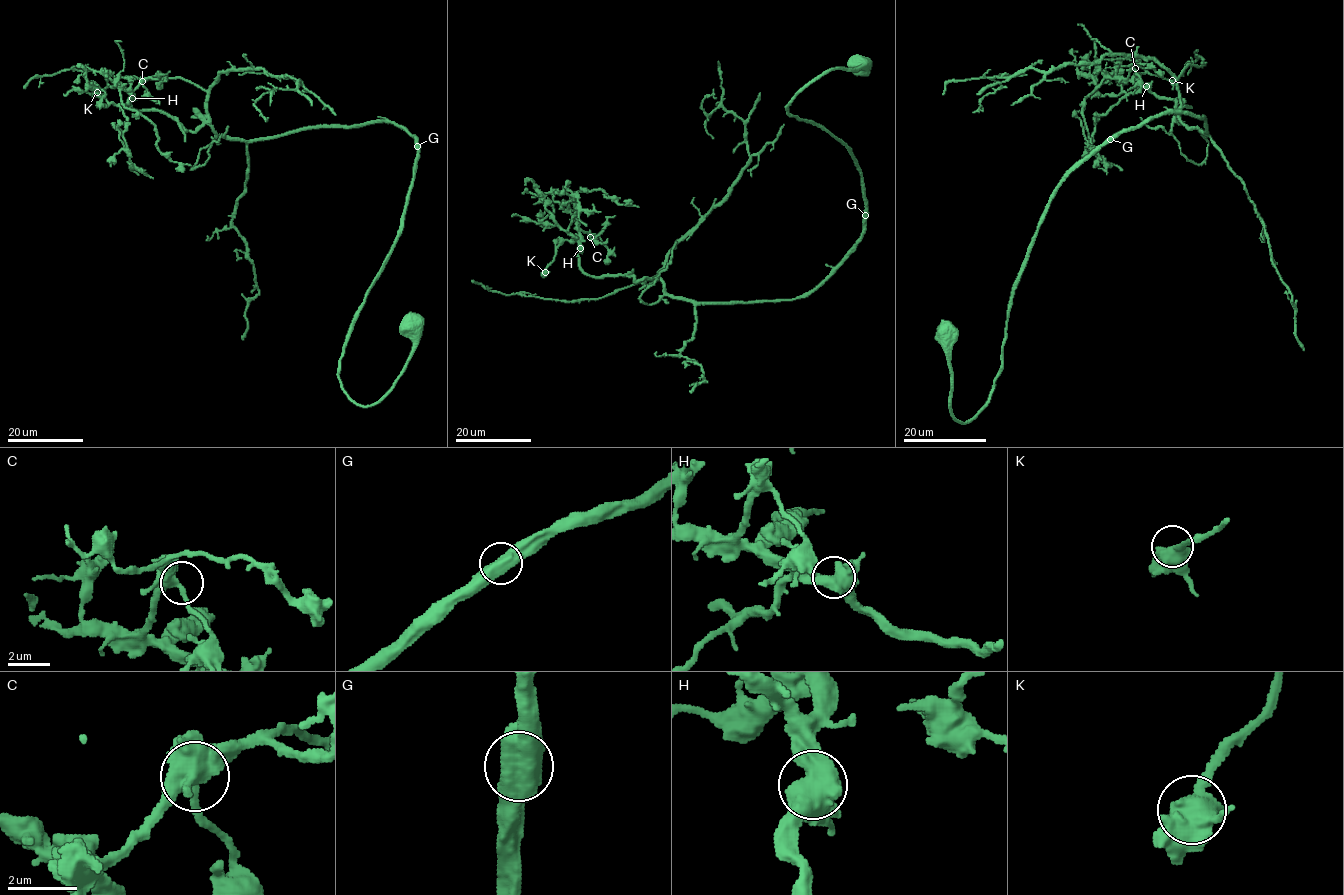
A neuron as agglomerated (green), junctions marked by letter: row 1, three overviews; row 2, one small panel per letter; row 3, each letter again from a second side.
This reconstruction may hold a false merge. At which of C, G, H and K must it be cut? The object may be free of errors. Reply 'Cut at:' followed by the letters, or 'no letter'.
Cut at: G

